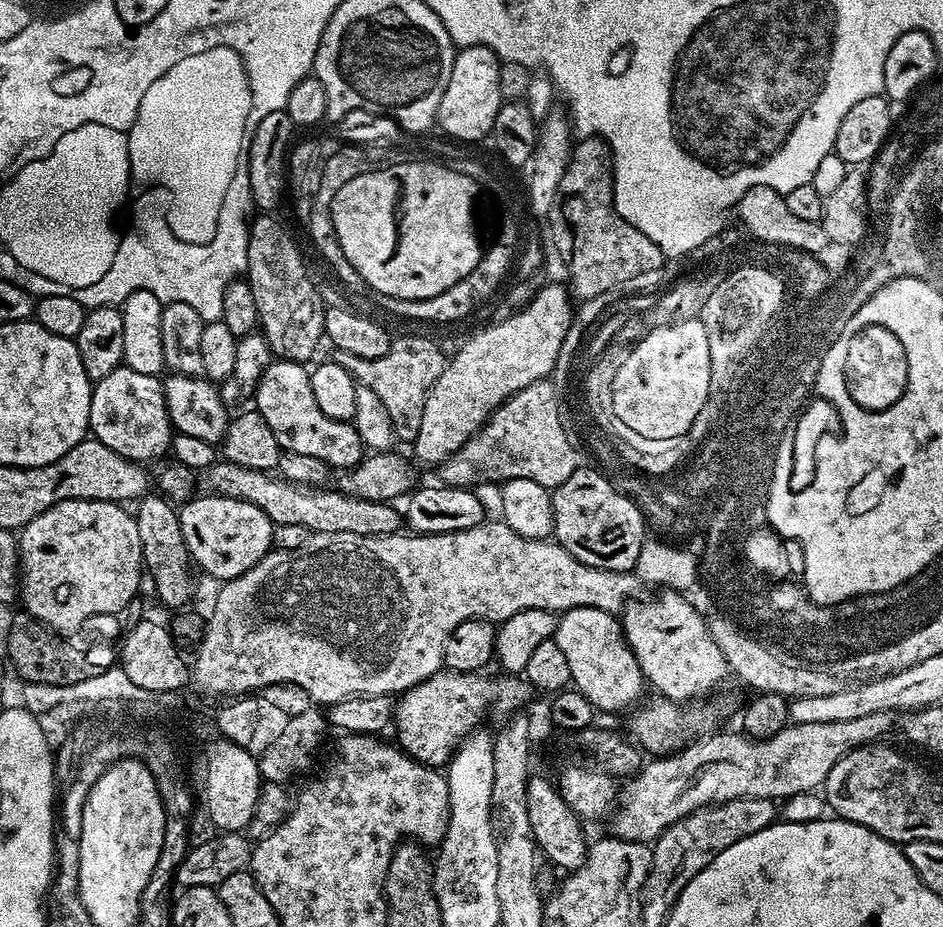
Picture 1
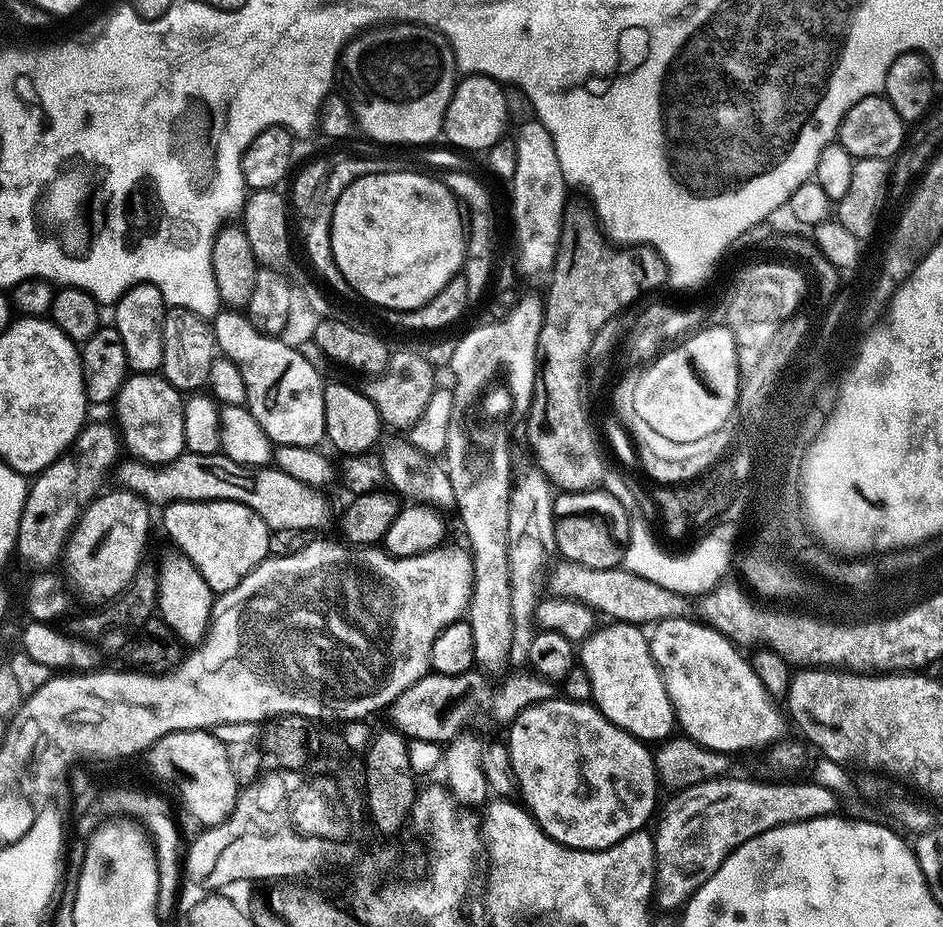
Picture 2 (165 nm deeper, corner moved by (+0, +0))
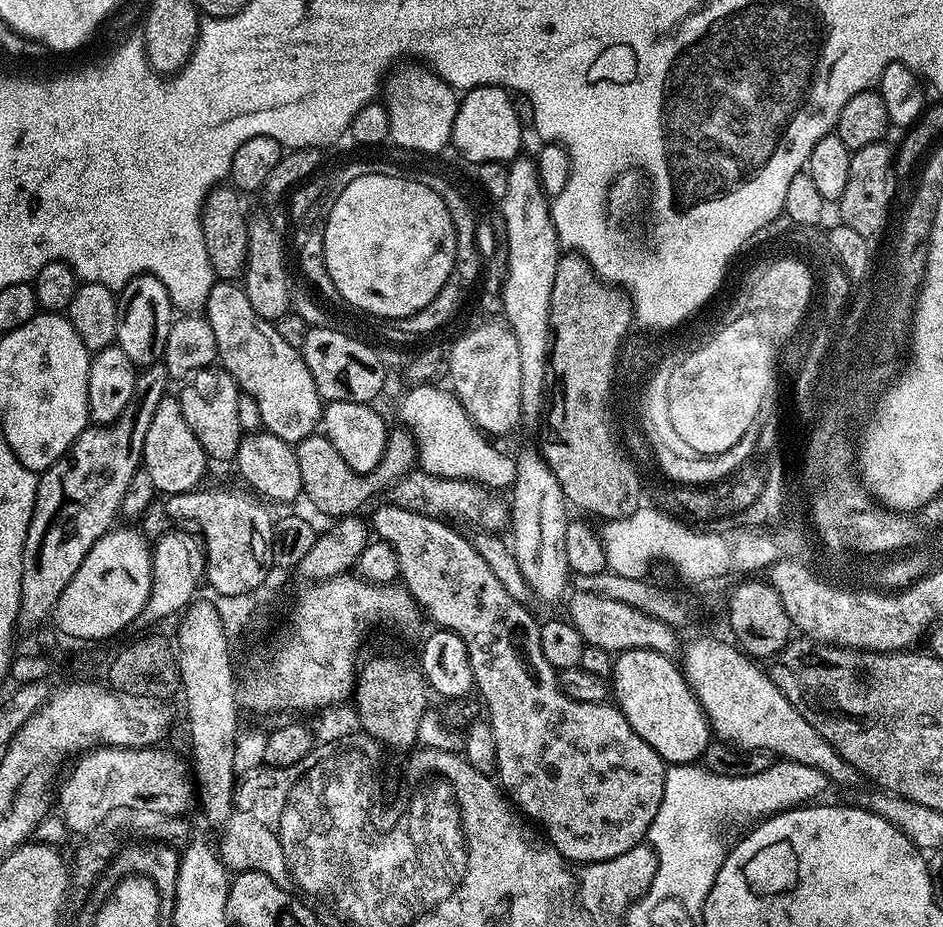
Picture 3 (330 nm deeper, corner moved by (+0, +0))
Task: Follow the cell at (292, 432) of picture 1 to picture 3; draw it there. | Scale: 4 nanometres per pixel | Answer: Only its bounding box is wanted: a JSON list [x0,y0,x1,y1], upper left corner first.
[202,280,322,446]

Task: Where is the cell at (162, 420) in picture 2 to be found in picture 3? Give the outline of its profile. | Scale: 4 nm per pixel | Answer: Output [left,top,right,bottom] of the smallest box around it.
[143,394,210,497]

